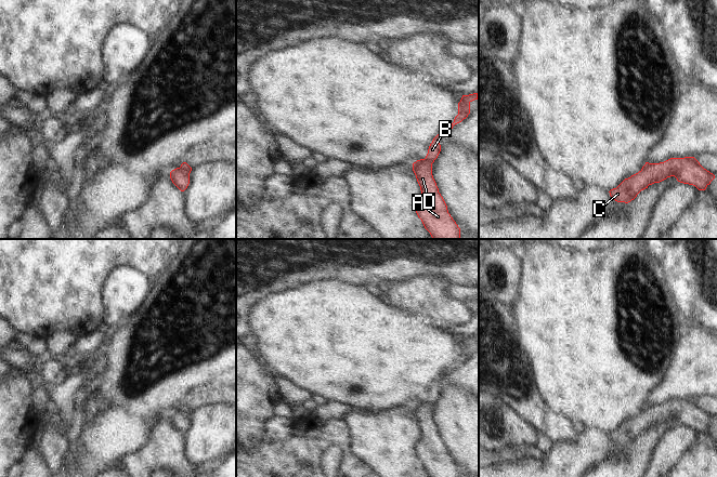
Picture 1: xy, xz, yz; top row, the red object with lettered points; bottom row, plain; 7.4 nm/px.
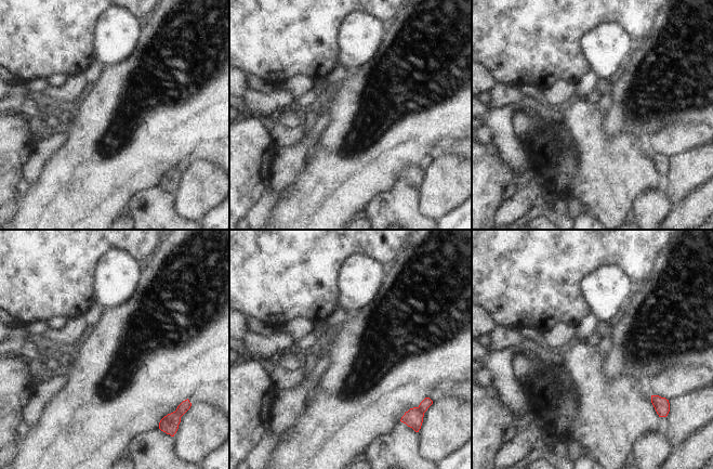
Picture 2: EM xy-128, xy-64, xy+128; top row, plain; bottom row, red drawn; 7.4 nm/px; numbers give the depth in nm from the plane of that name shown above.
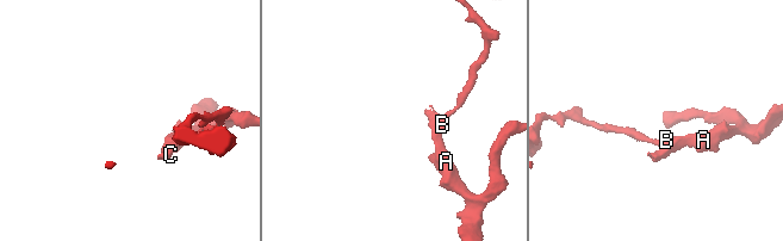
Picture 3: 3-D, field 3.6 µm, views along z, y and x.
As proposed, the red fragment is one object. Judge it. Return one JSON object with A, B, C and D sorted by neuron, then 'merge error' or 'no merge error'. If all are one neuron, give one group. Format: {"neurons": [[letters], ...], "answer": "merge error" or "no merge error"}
{"neurons": [["A", "C", "D"], ["B"]], "answer": "merge error"}

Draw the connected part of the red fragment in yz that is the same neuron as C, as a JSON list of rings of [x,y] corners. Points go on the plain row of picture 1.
[[[694,399],[670,400],[660,406],[646,405],[638,415],[625,421],[609,435],[615,443],[628,446],[649,427],[670,419],[675,419],[680,425],[693,427],[699,433],[705,433],[715,421],[715,418],[704,411]]]

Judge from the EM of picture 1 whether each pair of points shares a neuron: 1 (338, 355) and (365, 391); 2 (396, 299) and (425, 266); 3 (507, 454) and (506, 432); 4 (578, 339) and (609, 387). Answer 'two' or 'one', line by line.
1: one
2: two
3: two
4: one

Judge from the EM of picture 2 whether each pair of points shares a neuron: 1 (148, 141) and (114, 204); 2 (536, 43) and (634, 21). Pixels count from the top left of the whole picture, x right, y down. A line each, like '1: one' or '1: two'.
1: one
2: one

